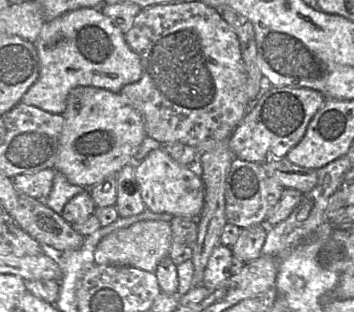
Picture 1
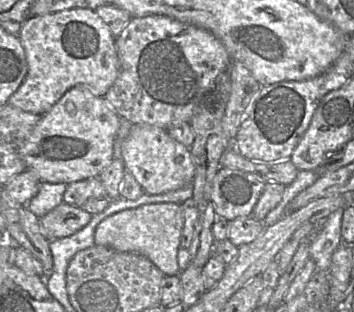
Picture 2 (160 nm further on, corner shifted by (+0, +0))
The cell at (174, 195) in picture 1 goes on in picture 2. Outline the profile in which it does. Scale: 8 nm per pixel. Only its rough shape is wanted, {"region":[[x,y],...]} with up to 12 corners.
{"region":[[132,126],[122,161],[144,193],[193,184],[190,148],[169,130]]}

